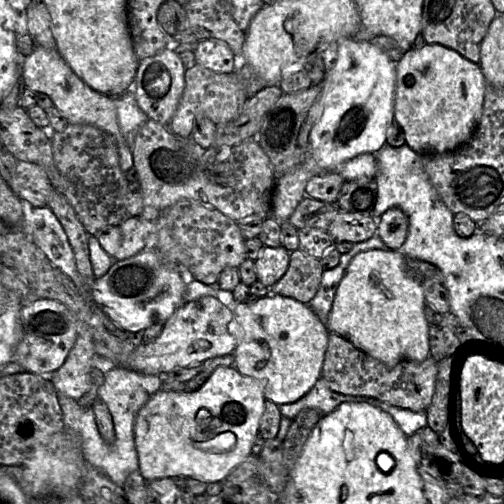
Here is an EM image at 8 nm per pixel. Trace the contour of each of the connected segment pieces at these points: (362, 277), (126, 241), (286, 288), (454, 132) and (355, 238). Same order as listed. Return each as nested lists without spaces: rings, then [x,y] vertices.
[[[373,249],[357,254],[349,263],[326,326],[387,366],[404,360],[421,362],[430,356],[425,306],[423,285],[408,274],[405,255],[399,250]]]
[[[129,217],[120,225],[122,242],[114,260],[123,260],[140,253],[146,248],[147,240],[154,232],[155,221]]]
[[[299,249],[290,252],[289,267],[283,277],[270,288],[271,294],[309,305],[319,289],[323,272],[320,259]]]
[[[440,44],[404,53],[396,64],[394,114],[405,133],[406,143],[419,155],[447,154],[472,138],[480,121],[486,79],[478,64]]]
[[[340,211],[328,228],[333,244],[354,244],[370,239],[377,233],[378,221],[373,216],[362,216]]]

